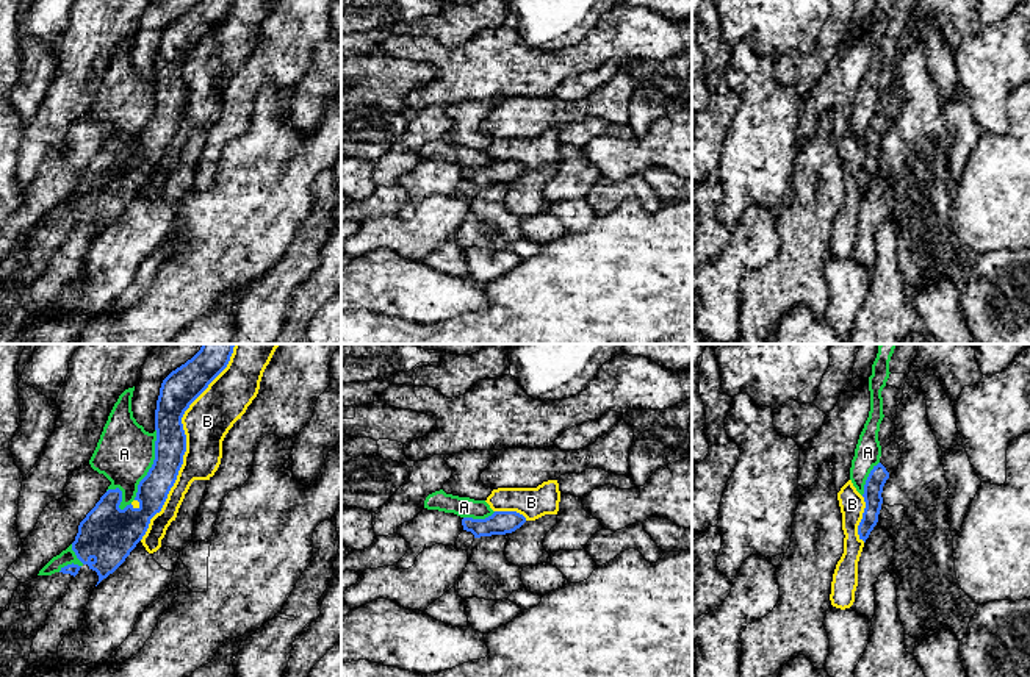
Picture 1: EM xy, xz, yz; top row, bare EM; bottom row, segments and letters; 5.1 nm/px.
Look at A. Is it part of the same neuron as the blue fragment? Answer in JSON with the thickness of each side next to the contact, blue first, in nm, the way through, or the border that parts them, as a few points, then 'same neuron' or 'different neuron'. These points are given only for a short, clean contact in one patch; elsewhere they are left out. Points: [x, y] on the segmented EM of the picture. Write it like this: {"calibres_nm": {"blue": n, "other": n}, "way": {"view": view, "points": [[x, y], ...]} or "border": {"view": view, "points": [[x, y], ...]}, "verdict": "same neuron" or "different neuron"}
{"calibres_nm": {"blue": 160, "other": 300}, "verdict": "different neuron"}

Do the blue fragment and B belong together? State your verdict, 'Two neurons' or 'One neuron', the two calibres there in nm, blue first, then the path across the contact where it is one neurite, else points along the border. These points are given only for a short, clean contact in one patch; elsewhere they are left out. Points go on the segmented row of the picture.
Two neurons. Thickness 170 nm (blue) against 240 nm

